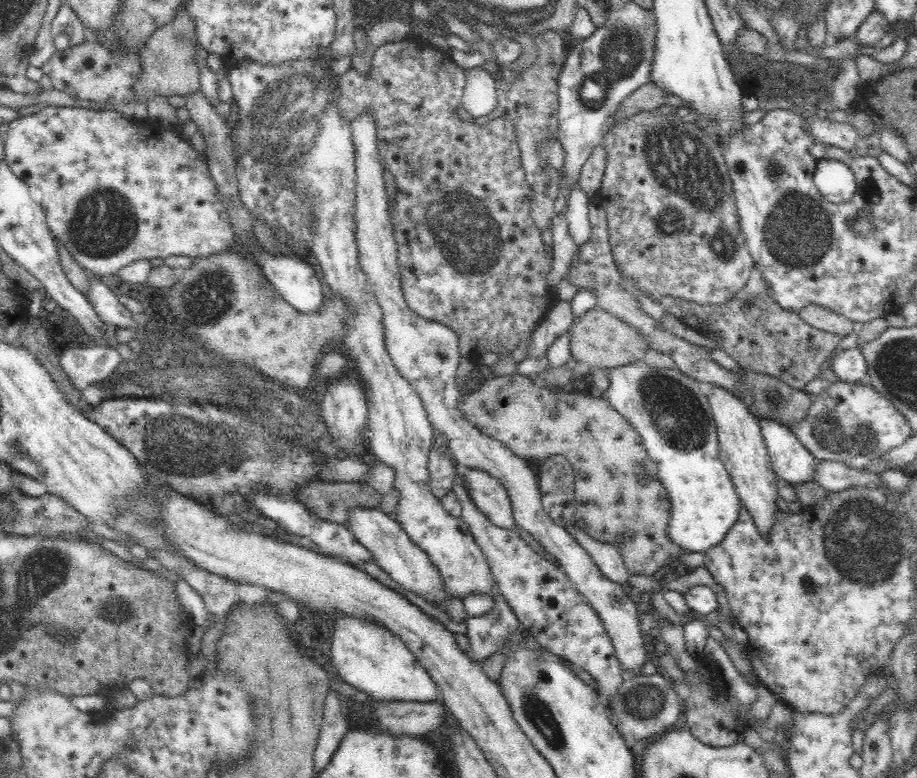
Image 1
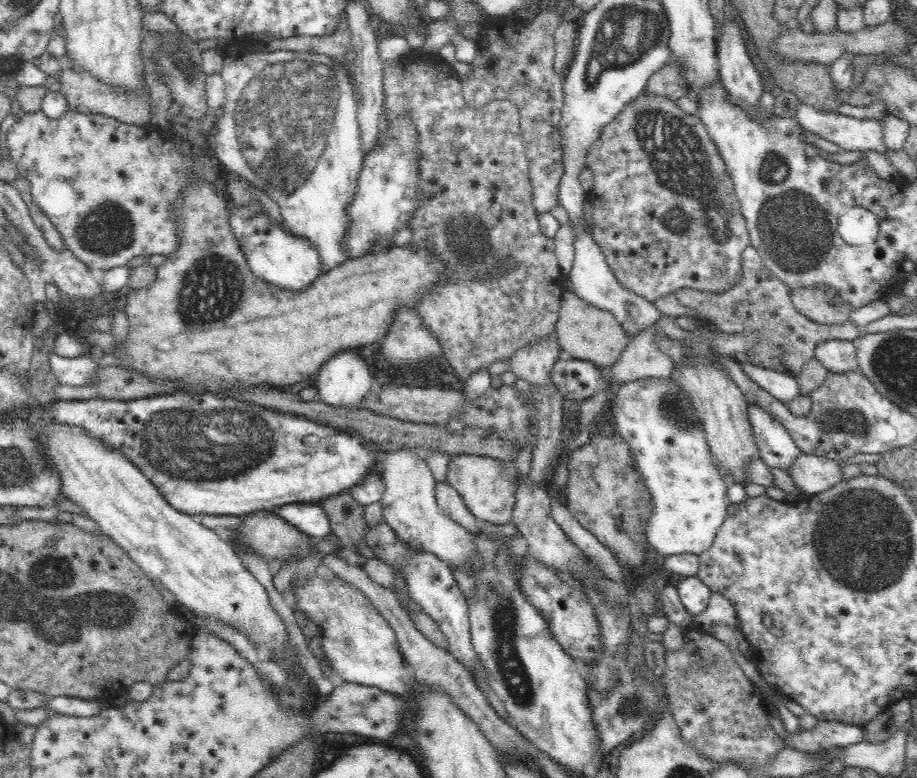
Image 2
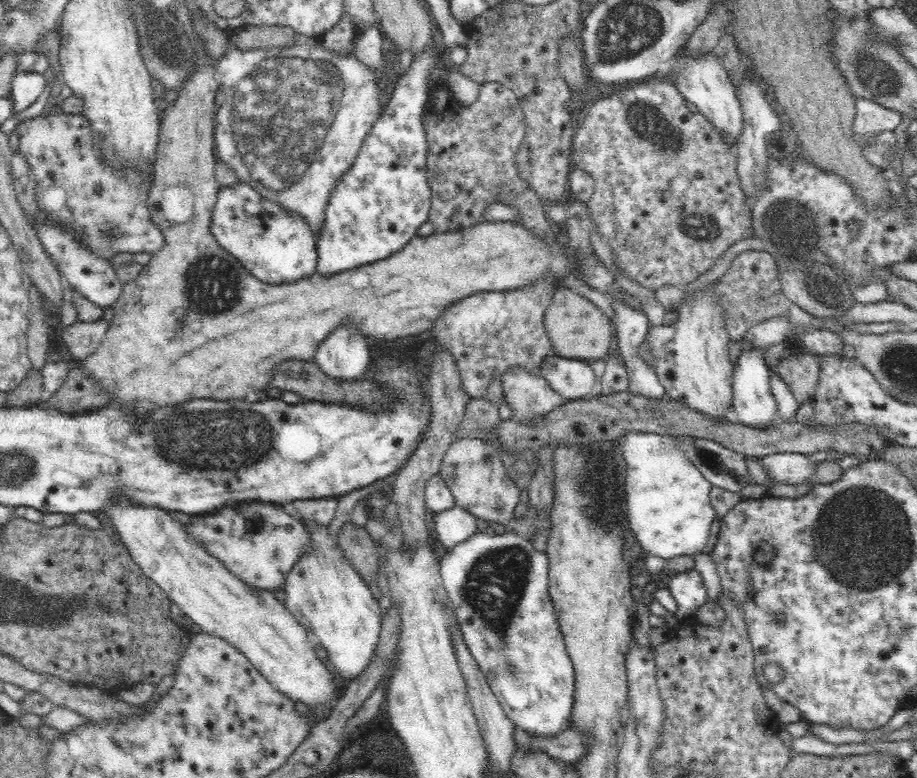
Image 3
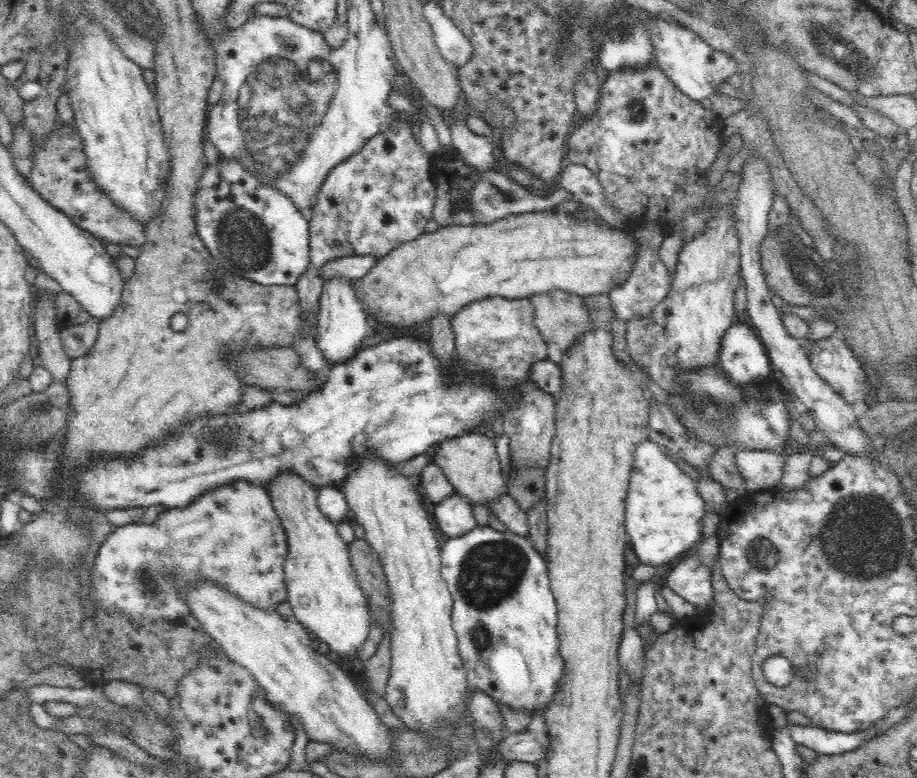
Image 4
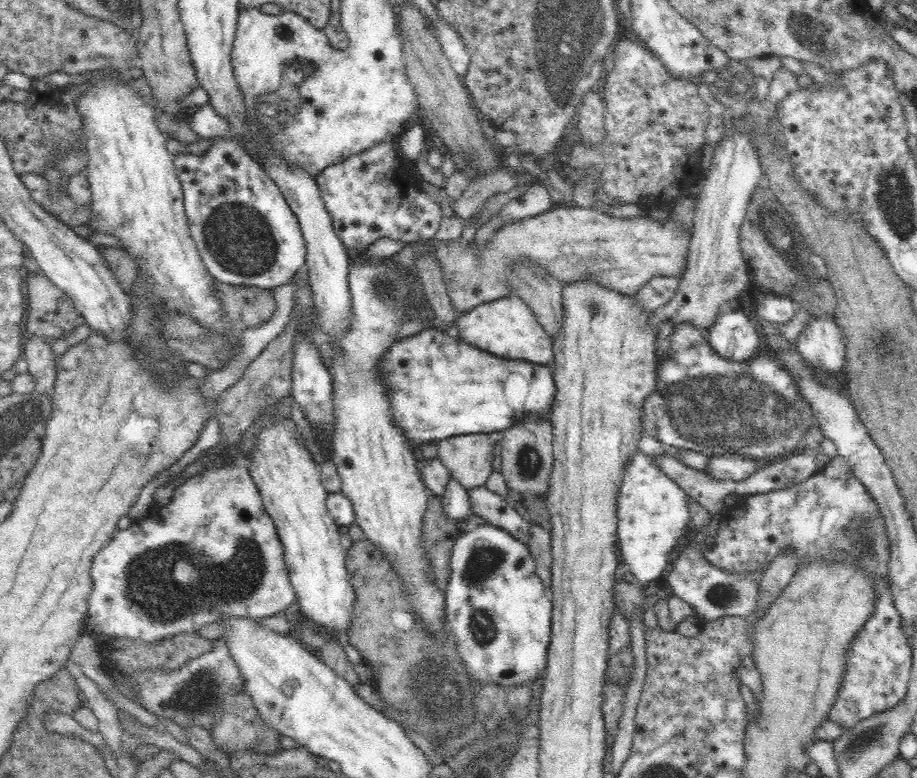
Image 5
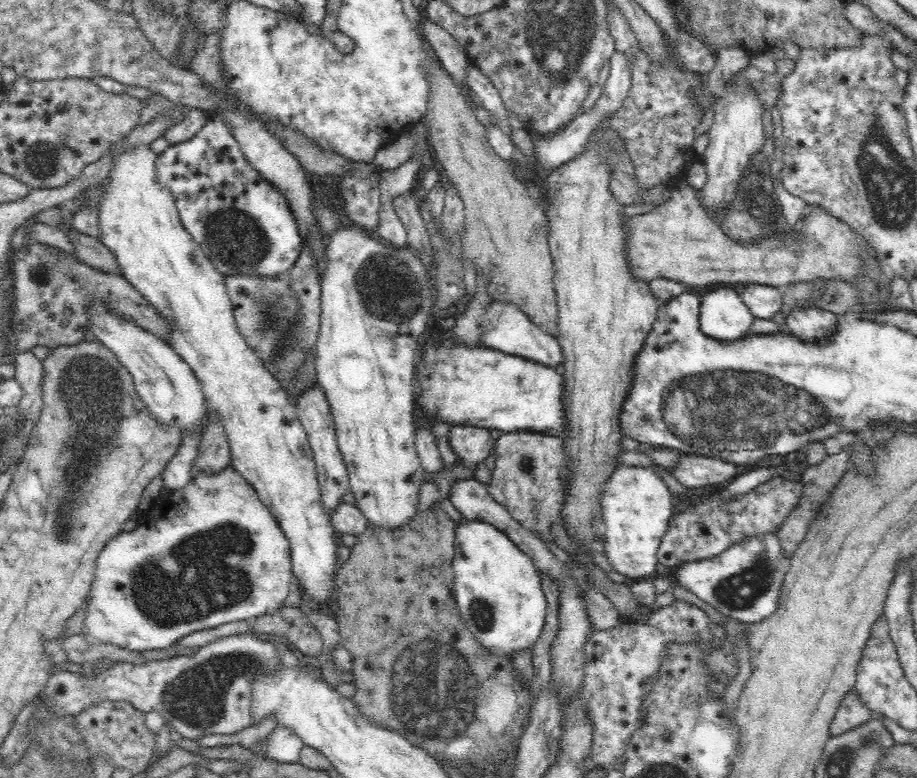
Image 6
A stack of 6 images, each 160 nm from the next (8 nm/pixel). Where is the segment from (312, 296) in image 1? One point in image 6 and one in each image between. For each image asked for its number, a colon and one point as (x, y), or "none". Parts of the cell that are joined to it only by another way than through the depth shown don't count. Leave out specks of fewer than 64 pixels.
2: (276, 256)
3: (276, 246)
4: (258, 232)
5: (245, 231)
6: (243, 223)

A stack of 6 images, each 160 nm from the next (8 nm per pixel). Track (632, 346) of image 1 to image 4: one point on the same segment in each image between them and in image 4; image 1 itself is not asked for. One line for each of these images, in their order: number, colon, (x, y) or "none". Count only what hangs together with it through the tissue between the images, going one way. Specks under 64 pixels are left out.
2: (586, 332)
3: (577, 329)
4: (561, 317)

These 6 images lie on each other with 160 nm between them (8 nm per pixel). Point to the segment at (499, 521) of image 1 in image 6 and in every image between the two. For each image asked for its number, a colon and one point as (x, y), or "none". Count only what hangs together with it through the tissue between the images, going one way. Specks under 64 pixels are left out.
2: (486, 484)
3: (472, 468)
4: (469, 461)
5: (470, 458)
6: (472, 444)

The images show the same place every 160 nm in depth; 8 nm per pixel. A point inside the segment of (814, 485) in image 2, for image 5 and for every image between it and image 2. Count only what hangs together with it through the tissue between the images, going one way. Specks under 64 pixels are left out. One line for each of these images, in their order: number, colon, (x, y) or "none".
3: (786, 468)
4: (760, 469)
5: (737, 467)

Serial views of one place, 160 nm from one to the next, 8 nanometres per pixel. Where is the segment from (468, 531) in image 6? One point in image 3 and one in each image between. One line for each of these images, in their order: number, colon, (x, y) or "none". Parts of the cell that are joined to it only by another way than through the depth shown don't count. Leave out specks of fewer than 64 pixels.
3: (498, 583)
4: (505, 616)
5: (500, 613)

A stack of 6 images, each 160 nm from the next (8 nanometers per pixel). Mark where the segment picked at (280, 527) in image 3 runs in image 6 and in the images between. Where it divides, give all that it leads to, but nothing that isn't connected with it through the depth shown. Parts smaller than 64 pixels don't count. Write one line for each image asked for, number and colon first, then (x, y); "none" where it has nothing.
4: (231, 535)
5: (212, 551)
6: (215, 554)

